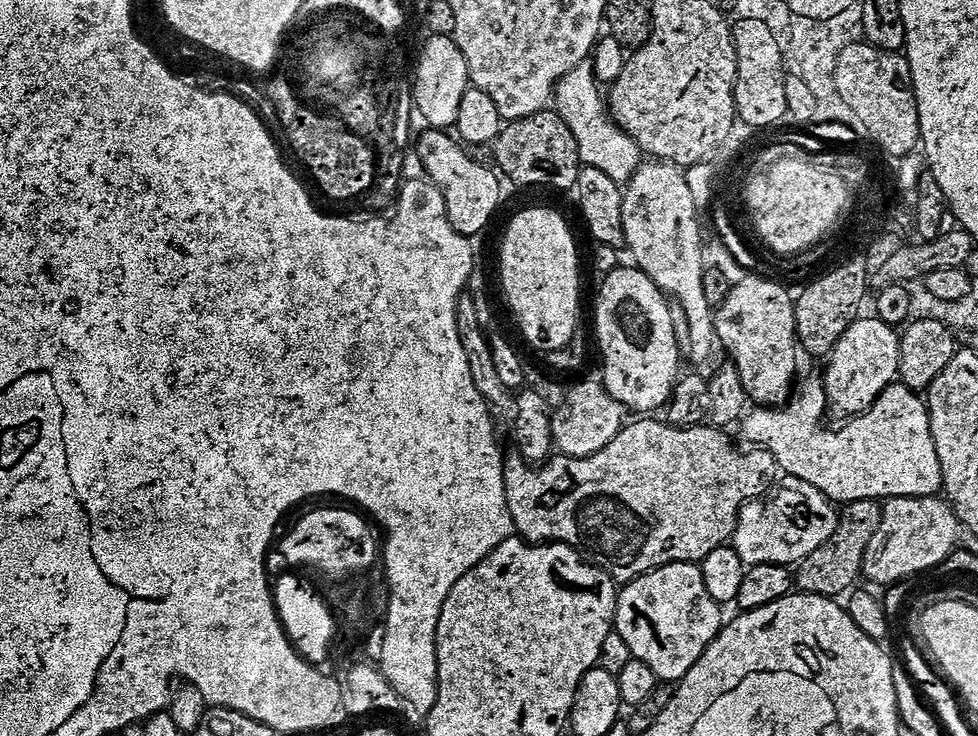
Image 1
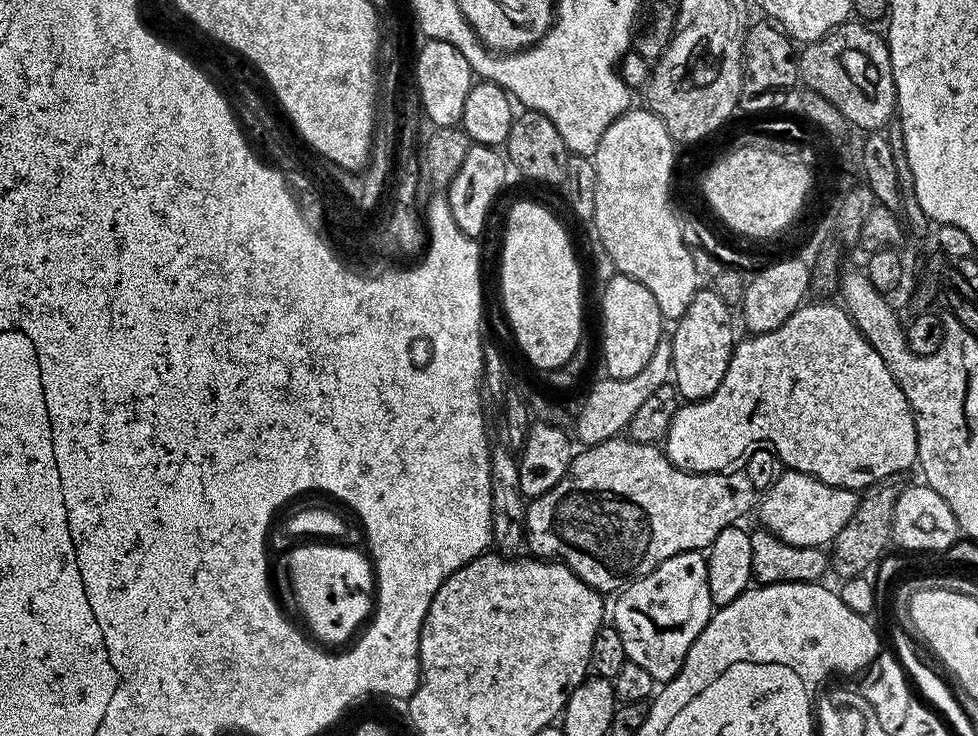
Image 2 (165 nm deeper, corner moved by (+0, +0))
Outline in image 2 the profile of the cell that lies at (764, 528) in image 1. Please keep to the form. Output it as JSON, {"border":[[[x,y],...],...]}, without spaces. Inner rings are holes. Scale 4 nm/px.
{"border":[[[788,470],[783,474],[772,493],[763,497],[758,512],[764,519],[763,527],[790,547],[827,549],[851,523],[861,497],[851,488],[832,488],[801,472]]]}

